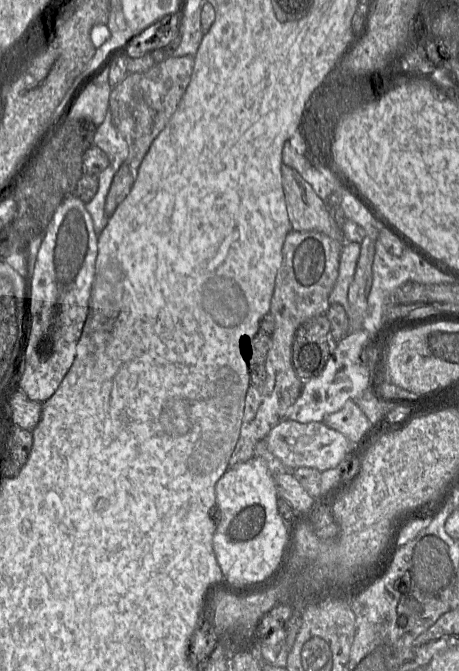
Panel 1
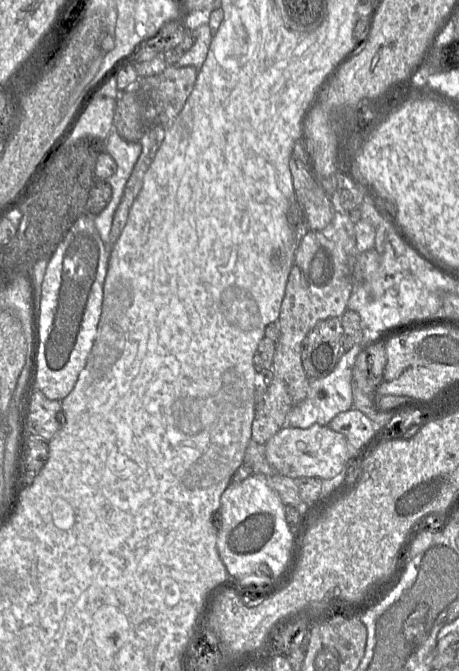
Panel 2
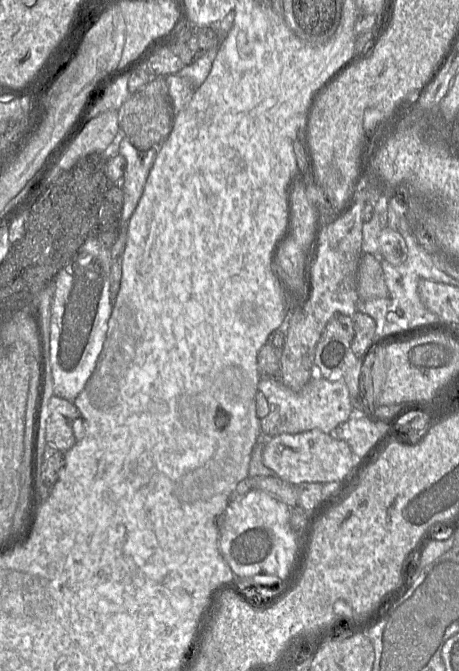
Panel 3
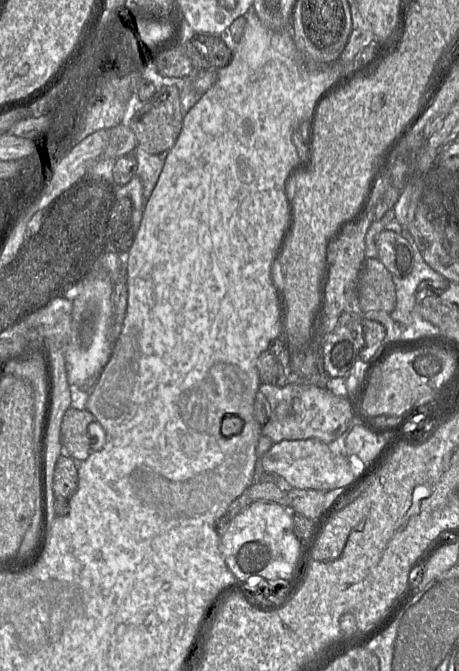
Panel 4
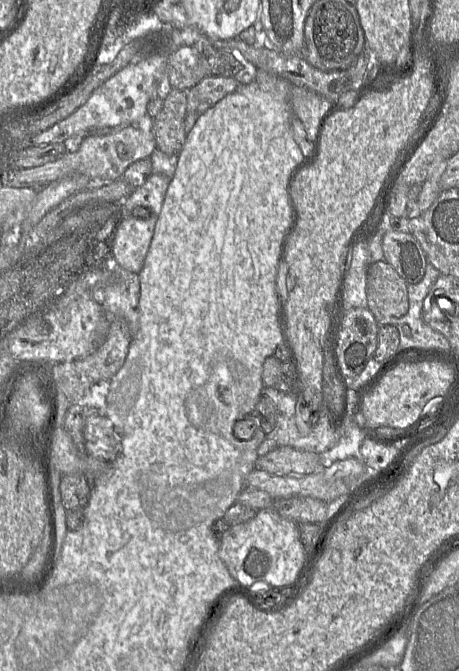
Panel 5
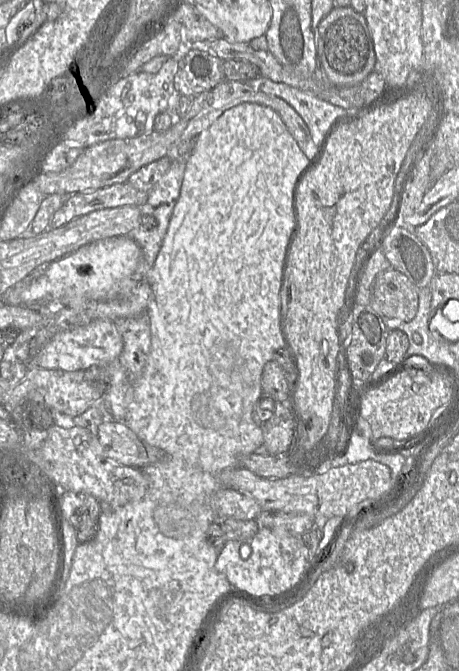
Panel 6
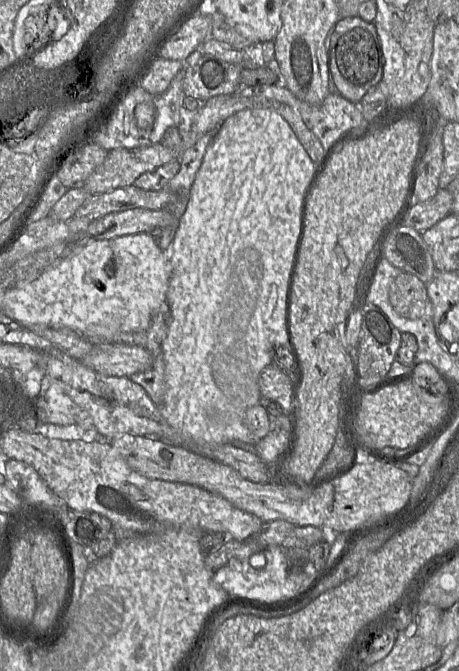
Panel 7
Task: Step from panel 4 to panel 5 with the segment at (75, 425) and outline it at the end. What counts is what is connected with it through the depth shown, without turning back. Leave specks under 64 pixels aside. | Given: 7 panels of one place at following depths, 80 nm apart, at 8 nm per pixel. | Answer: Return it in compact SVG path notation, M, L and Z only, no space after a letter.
M92 417L84 427L86 451L95 458L114 460L121 450L121 434L110 420Z

